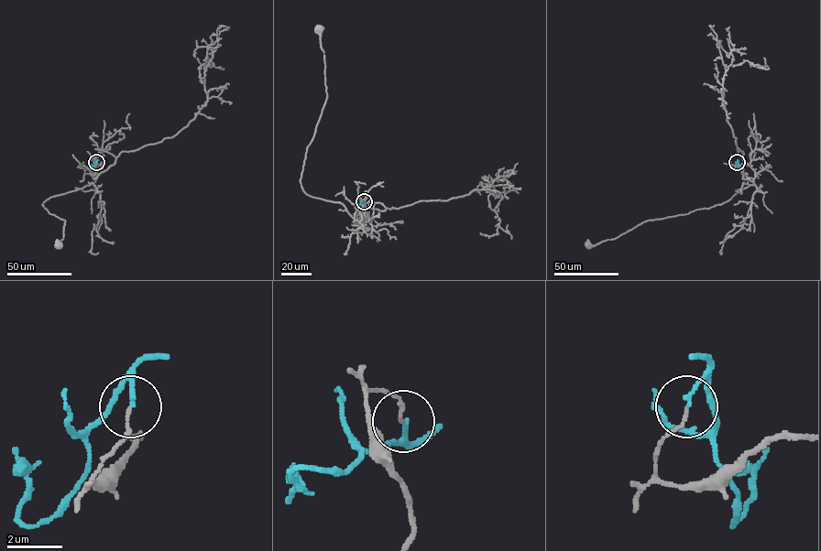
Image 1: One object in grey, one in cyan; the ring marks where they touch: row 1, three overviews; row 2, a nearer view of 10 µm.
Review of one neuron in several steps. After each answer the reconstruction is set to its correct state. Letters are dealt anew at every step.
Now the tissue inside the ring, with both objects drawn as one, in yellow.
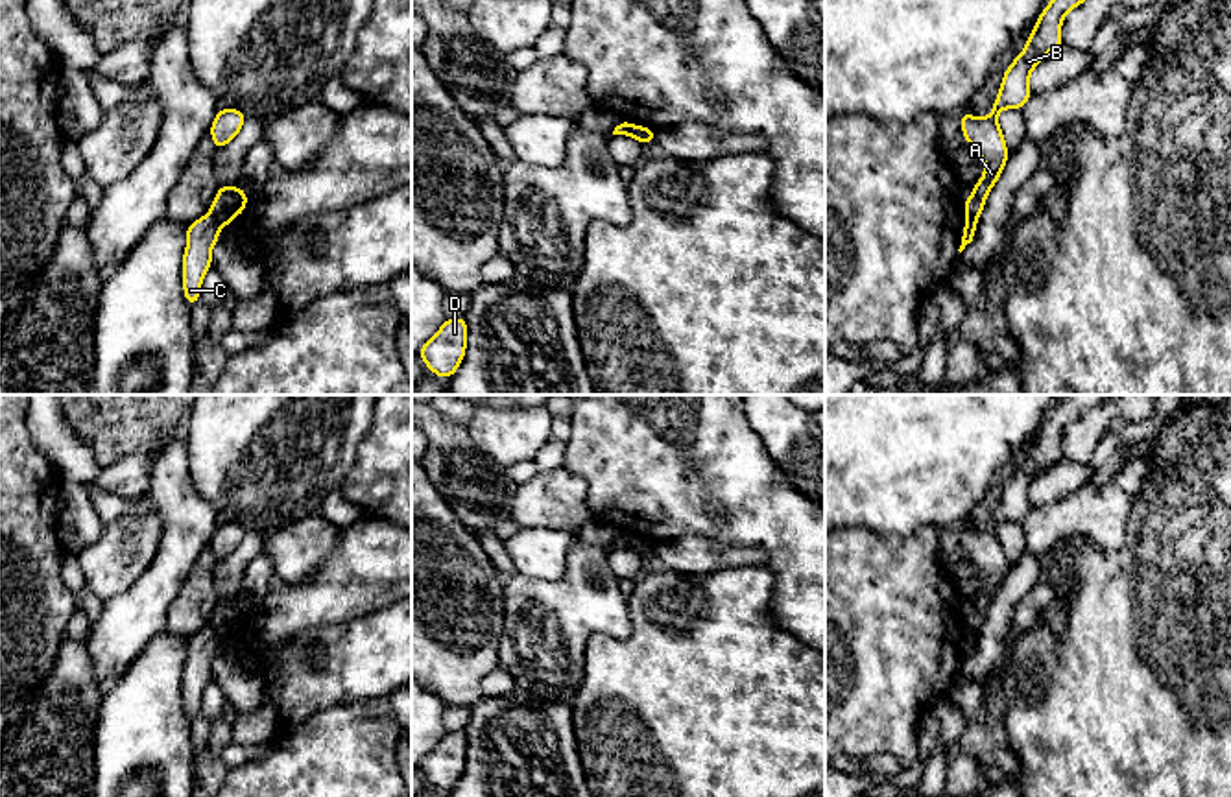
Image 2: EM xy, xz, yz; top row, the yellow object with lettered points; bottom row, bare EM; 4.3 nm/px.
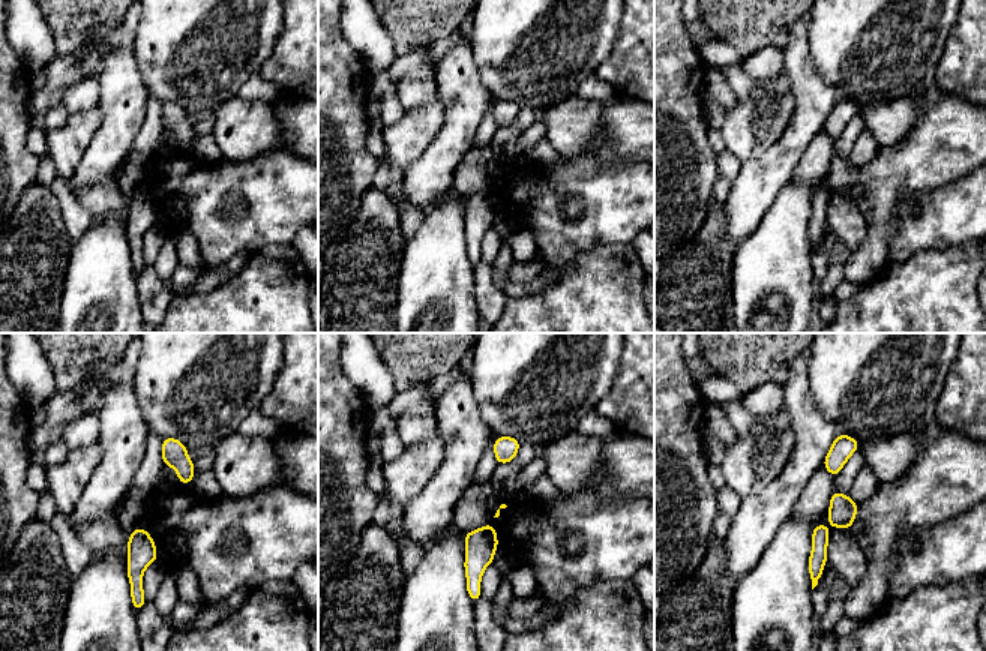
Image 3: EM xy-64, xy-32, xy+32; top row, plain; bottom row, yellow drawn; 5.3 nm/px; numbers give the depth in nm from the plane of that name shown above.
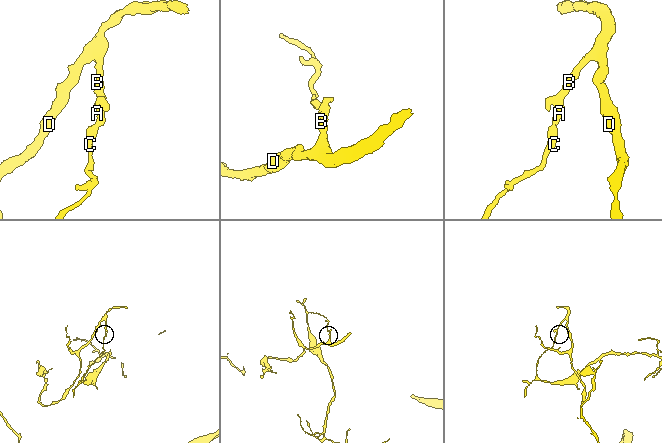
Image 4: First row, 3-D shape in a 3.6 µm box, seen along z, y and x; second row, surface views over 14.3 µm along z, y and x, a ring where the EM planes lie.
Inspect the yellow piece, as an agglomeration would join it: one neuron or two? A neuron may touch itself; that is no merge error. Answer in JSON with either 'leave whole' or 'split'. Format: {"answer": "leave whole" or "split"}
{"answer": "split"}

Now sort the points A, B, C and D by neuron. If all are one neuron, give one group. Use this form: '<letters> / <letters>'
A B D / C

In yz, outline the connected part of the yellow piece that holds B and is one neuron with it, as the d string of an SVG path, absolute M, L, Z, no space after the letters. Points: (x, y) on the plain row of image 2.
M1069 395L1041 424L1024 463L1006 482L997 513L987 531L974 531L967 522L962 528L962 546L969 561L984 574L984 589L965 613L963 622L969 631L978 633L984 625L986 611L1000 590L1010 565L997 533L1004 522L1022 522L1030 506L1030 487L1046 467L1063 459L1061 437L1069 424L1083 417L1107 395Z

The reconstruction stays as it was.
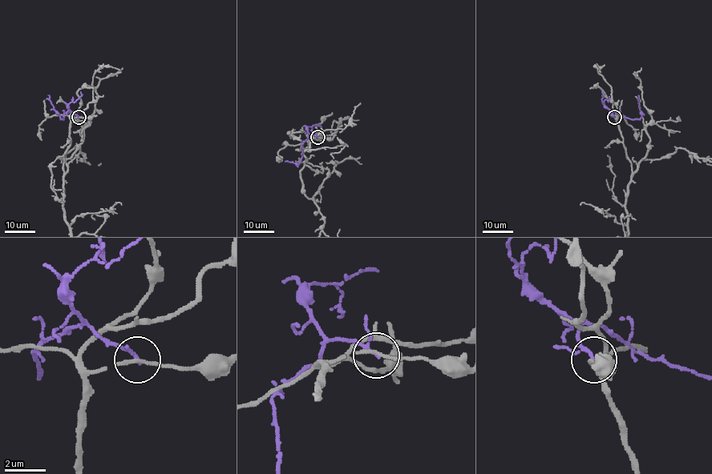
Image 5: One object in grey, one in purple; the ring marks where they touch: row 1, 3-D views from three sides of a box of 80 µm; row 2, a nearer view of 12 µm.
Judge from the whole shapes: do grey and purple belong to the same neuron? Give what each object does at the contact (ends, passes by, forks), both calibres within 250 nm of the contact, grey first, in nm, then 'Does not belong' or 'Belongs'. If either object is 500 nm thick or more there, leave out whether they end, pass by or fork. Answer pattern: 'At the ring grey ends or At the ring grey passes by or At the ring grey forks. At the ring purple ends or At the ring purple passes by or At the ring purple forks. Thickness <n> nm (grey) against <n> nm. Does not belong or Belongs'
At the ring grey ends. At the ring purple passes by. Thickness 200 nm (grey) against 130 nm. Does not belong

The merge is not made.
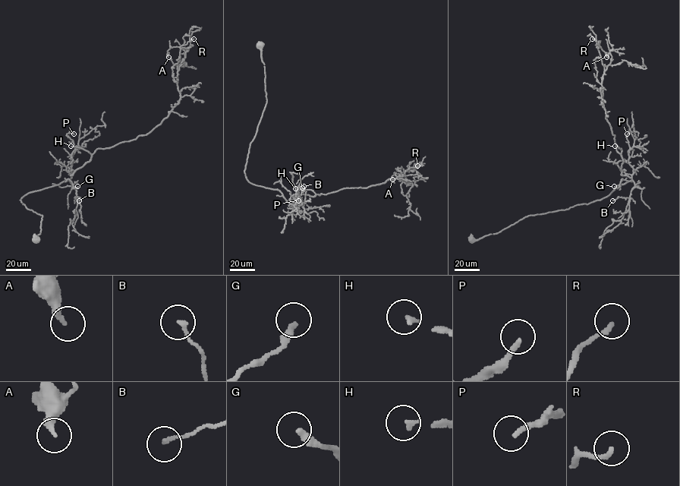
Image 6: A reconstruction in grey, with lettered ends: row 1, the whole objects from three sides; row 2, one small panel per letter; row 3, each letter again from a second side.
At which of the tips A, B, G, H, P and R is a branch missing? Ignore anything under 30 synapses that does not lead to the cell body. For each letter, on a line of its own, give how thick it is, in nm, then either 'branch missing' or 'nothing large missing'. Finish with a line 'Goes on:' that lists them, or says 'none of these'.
A: 280 nm thick; nothing large missing
B: 150 nm thick; nothing large missing
G: 320 nm thick; nothing large missing
H: 170 nm thick; branch missing
P: 200 nm thick; nothing large missing
R: 170 nm thick; branch missing
Goes on: H, R

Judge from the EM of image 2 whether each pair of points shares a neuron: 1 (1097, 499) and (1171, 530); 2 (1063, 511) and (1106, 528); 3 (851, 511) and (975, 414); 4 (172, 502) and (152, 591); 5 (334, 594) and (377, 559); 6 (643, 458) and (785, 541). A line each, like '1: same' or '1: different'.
1: different
2: same
3: same
4: same
5: same
6: same

